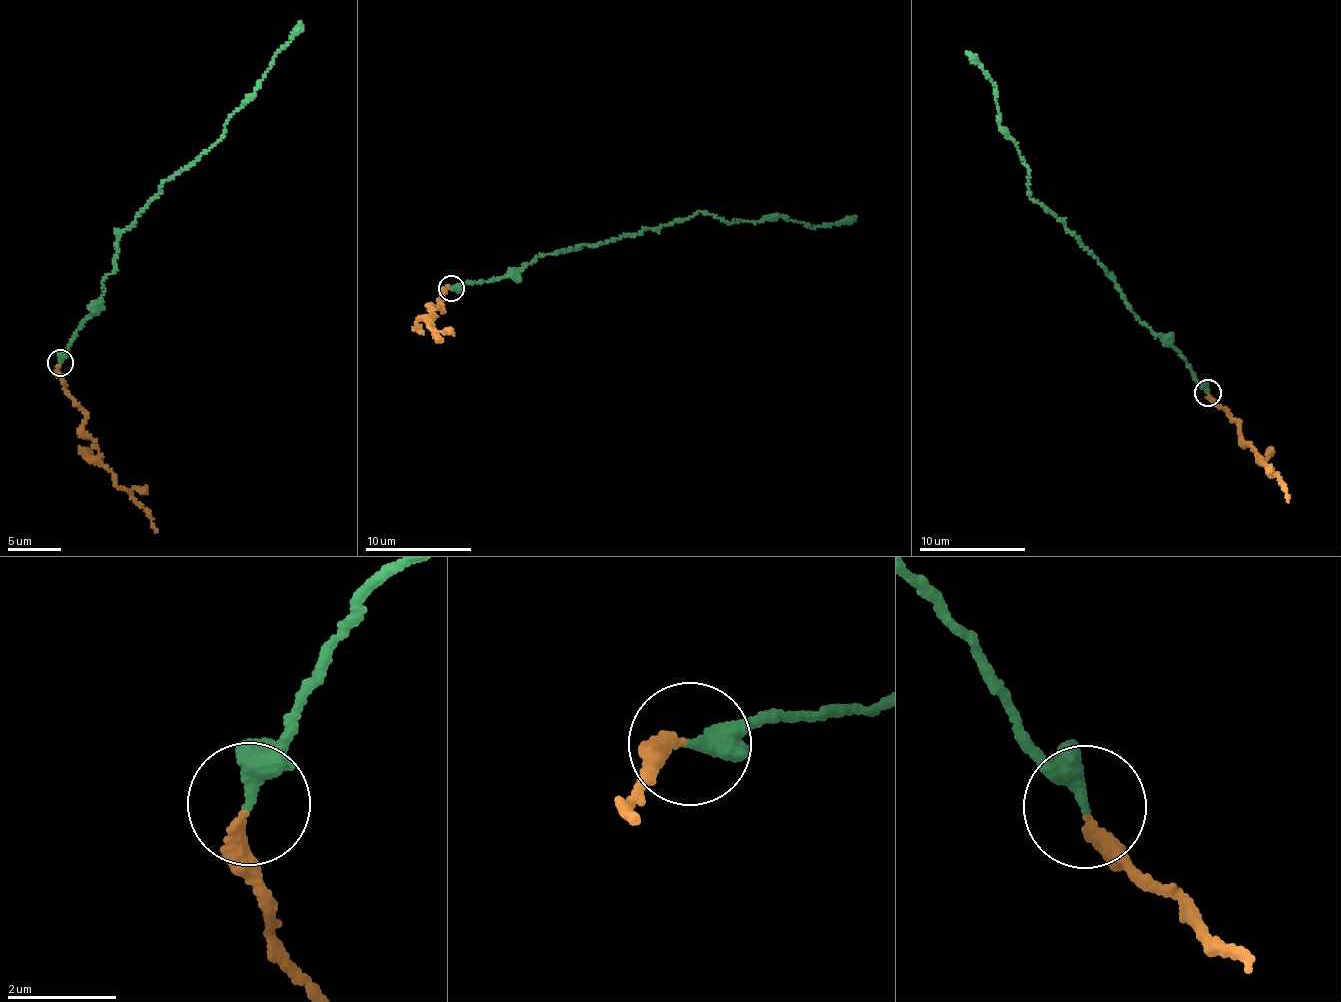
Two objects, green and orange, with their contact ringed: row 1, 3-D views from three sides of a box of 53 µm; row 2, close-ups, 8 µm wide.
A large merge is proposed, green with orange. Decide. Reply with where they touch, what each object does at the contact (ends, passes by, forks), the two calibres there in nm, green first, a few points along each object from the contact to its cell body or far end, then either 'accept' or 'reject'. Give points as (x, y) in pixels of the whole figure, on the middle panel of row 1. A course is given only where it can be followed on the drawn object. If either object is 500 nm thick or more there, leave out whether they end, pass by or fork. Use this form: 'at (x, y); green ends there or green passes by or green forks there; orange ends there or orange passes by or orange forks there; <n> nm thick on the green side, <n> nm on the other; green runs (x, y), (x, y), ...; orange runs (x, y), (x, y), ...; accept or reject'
at (451, 288); green ends there; orange ends there; 400 nm thick on the green side, 260 nm on the other; green runs (451, 289), (510, 274), (539, 256), (635, 236), (703, 211), (730, 223), (780, 215), (817, 226), (856, 216); orange runs (450, 288), (437, 301), (443, 309), (434, 307), (427, 321), (438, 339); reject

